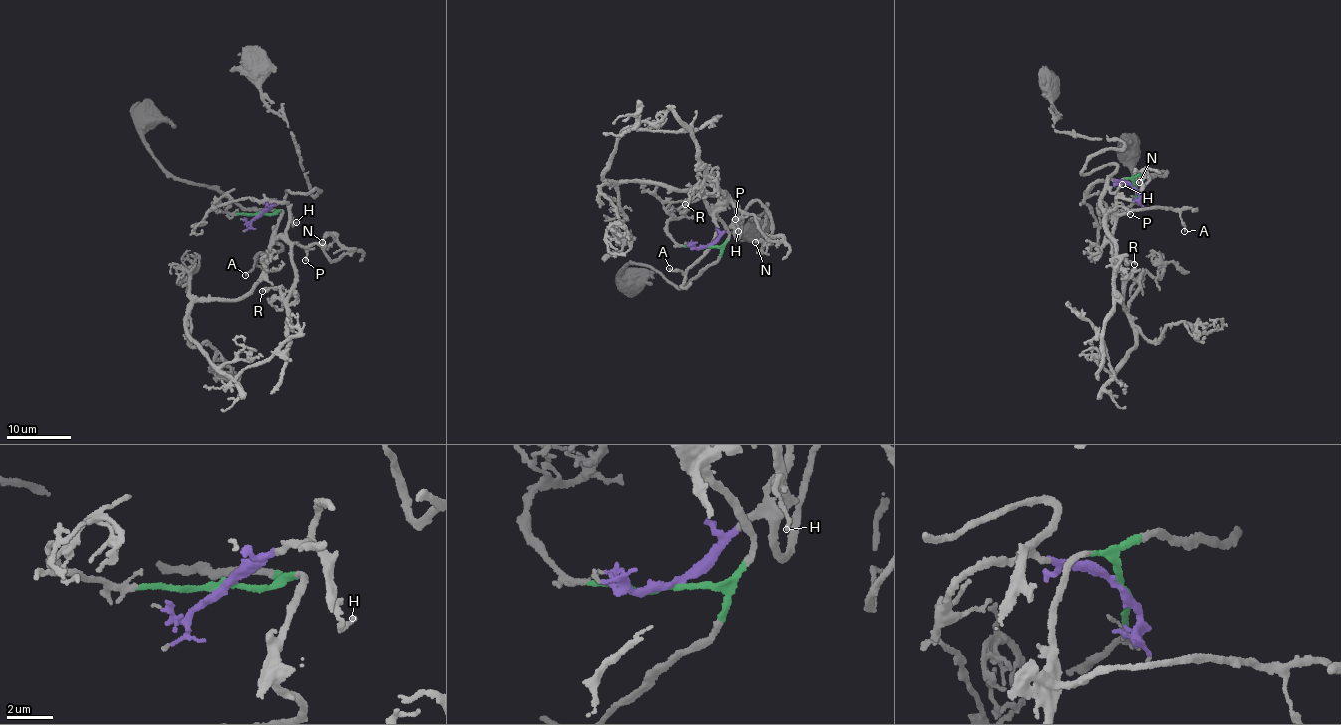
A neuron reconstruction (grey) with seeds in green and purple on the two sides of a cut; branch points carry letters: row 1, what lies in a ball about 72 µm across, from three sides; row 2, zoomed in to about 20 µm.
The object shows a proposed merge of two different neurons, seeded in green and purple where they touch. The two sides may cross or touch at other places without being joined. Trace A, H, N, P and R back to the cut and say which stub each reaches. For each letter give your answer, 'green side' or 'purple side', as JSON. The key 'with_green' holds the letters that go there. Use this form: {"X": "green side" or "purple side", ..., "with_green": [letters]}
{"A": "purple side", "H": "purple side", "N": "purple side", "P": "purple side", "R": "purple side", "with_green": []}

